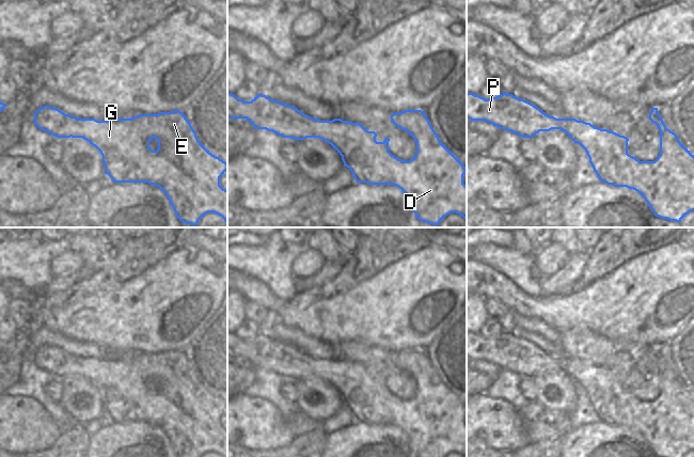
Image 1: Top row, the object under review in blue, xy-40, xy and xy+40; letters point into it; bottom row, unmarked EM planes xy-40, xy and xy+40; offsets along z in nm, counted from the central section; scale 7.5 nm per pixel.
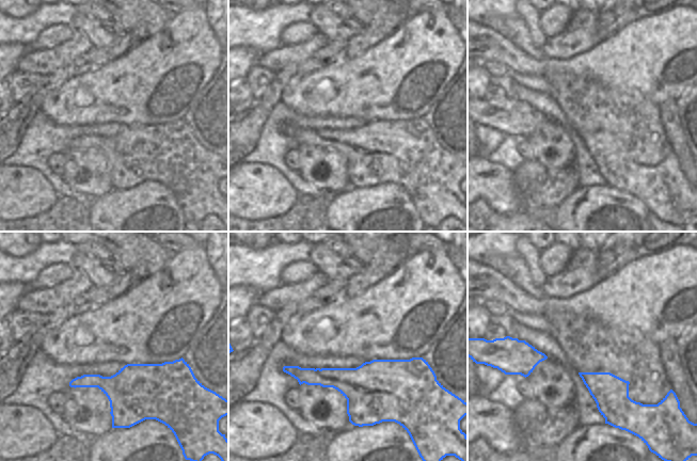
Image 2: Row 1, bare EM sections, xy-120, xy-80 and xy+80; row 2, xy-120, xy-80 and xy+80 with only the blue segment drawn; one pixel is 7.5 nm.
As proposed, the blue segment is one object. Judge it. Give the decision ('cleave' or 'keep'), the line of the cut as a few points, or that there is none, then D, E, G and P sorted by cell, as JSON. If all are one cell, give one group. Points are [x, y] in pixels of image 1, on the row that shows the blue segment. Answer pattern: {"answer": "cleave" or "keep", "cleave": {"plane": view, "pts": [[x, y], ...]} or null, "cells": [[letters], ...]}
{"answer": "keep", "cleave": null, "cells": [["D", "E", "G", "P"]]}

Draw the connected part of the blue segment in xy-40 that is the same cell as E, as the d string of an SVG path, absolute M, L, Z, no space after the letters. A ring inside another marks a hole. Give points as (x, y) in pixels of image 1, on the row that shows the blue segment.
M44 106L34 113L34 124L42 130L57 137L57 138L82 138L90 144L95 146L102 156L102 162L105 164L105 174L108 174L114 183L148 183L159 187L168 196L177 218L183 223L189 223L196 225L199 220L208 212L215 212L219 215L227 226L227 190L220 186L220 177L227 171L227 163L219 157L212 155L198 139L196 132L192 128L188 119L184 115L184 112L174 110L172 112L159 112L157 114L139 114L131 119L110 119L108 121L97 121L95 119L78 119L69 114L65 114L57 108L50 106ZM155 138L158 141L158 149L153 151L149 147L149 141Z

